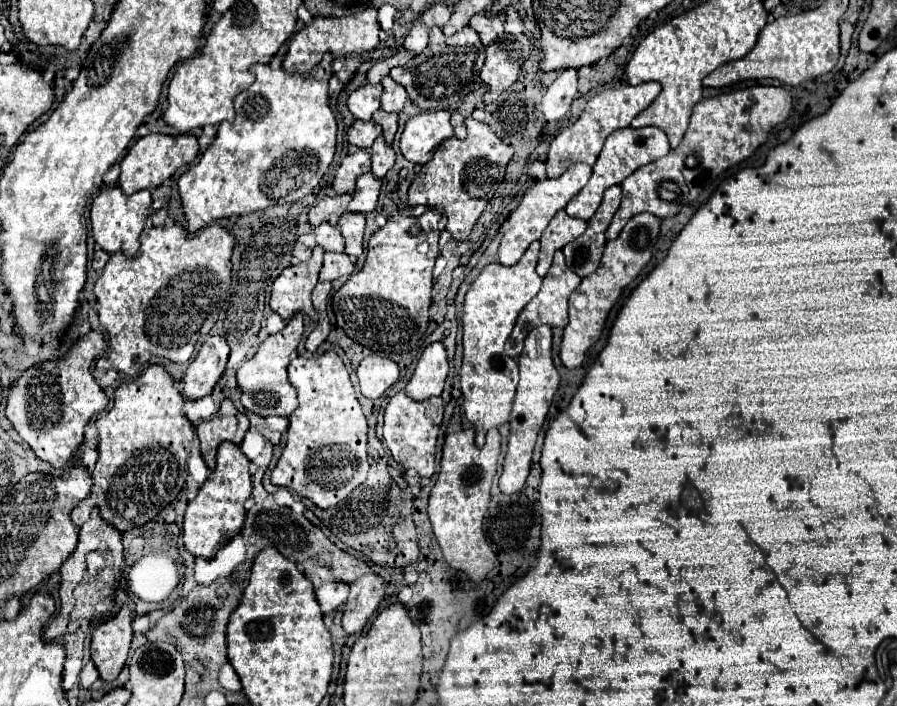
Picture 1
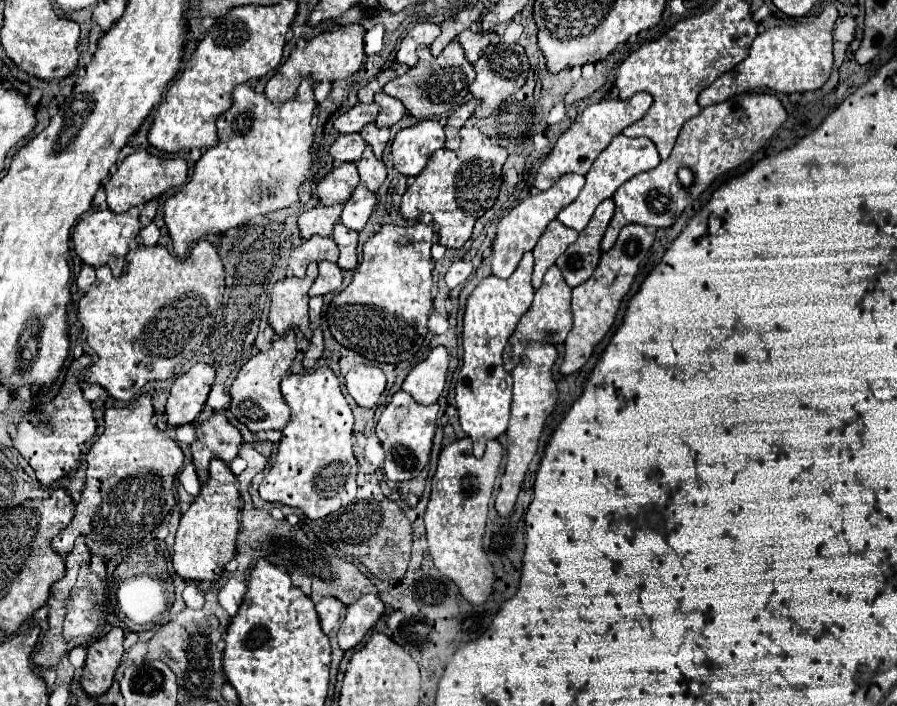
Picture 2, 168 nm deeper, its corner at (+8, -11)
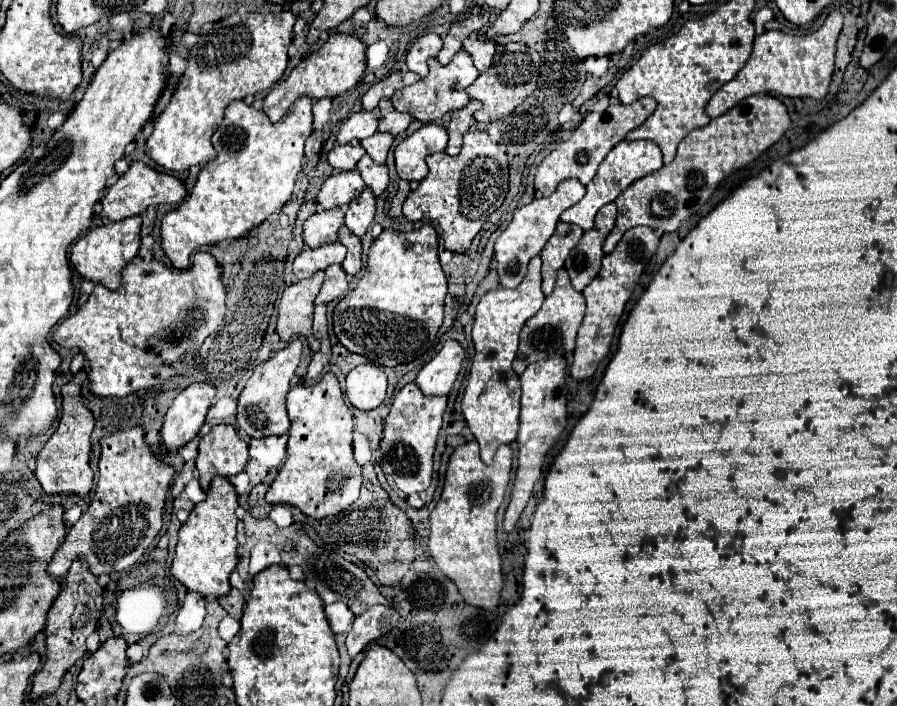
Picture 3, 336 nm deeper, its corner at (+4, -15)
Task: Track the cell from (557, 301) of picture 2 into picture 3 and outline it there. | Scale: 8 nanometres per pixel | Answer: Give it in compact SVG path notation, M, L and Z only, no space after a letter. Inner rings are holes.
M561 268L557 272L557 282L555 282L553 292L549 296L545 296L541 310L533 318L529 318L521 330L519 350L513 360L515 374L523 374L525 368L535 360L555 358L555 356L563 356L563 354L571 352L575 348L575 336L577 336L577 328L583 320L583 314L585 314L585 298L581 292L573 290L565 268Z

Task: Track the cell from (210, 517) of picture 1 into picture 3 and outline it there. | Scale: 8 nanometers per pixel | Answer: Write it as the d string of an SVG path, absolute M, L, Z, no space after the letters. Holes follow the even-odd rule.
M217 476L211 482L207 492L207 500L195 504L187 522L179 530L179 542L175 550L175 558L171 564L171 574L189 590L199 592L205 598L219 598L231 590L229 574L235 570L237 558L237 540L235 540L235 526L237 526L237 510L239 496L233 484L225 476Z

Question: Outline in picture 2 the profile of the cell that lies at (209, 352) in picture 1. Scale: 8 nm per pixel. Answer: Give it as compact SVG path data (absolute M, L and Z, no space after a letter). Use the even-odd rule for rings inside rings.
M195 364L189 372L177 378L165 408L167 424L173 428L191 424L203 410L213 380L215 380L215 368L207 364Z

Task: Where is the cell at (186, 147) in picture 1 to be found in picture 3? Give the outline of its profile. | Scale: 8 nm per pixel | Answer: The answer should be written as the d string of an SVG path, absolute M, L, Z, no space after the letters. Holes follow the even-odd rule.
M133 162L129 166L129 170L125 174L119 176L119 180L107 190L107 194L103 196L101 204L103 204L103 216L117 222L117 220L123 220L123 218L129 218L129 216L137 216L141 214L143 210L147 210L149 206L157 206L157 204L177 204L185 198L187 190L185 190L185 184L171 176L171 174L165 174L165 172L157 172L155 168L147 166L145 162Z

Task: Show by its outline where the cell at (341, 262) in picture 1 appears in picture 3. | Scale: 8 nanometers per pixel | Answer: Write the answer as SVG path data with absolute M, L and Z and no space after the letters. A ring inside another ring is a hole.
M331 264L325 270L325 282L321 286L321 292L315 298L315 304L327 304L339 298L341 294L345 294L347 290L349 290L349 278L345 270L341 268L341 264Z

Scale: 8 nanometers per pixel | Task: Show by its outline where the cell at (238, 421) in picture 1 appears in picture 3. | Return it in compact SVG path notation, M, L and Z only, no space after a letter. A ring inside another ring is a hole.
M217 424L199 440L197 472L203 490L209 490L213 476L231 476L245 468L249 460L247 442L229 424Z

